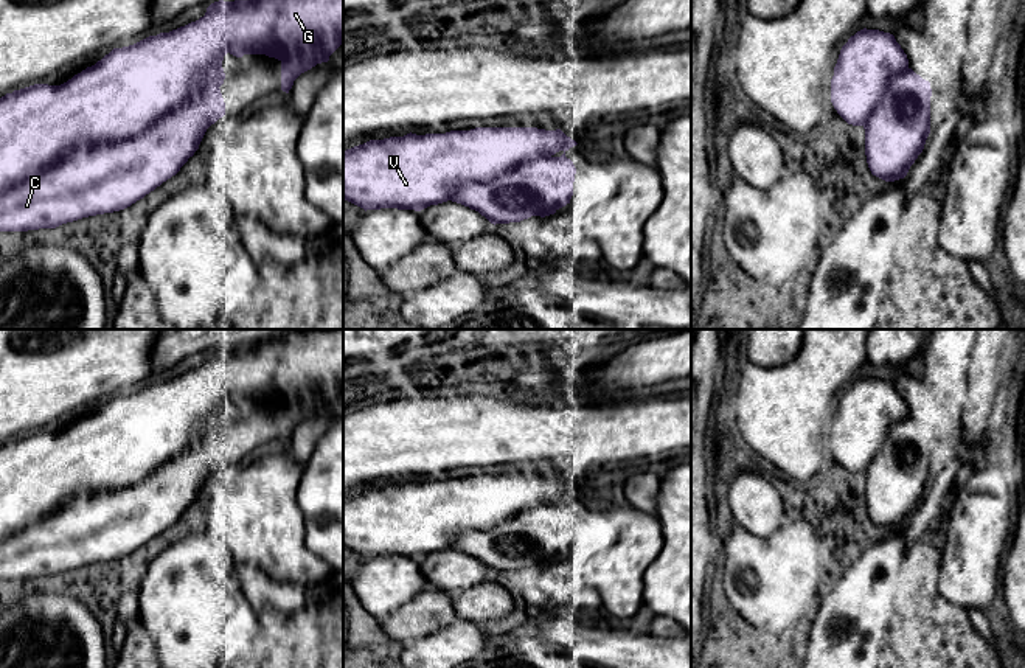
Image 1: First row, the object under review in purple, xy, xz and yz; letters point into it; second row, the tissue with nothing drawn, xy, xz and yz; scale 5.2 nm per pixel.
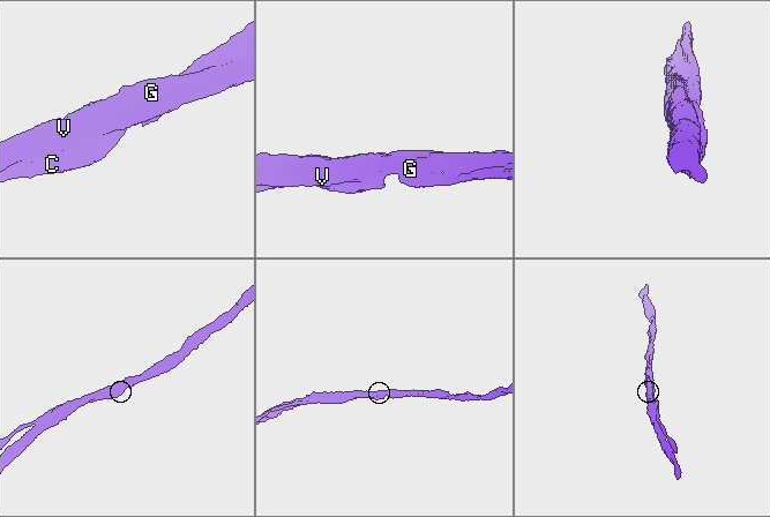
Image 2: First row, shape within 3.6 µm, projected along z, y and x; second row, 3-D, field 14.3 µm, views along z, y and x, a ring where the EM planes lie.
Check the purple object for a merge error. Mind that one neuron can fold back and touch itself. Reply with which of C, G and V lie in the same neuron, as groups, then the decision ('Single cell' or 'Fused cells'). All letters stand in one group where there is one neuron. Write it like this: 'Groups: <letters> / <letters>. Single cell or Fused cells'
Groups: C G V. Single cell

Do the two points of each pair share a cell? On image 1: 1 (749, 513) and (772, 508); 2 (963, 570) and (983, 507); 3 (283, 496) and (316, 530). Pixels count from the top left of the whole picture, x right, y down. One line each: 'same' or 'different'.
1: same
2: same
3: different

